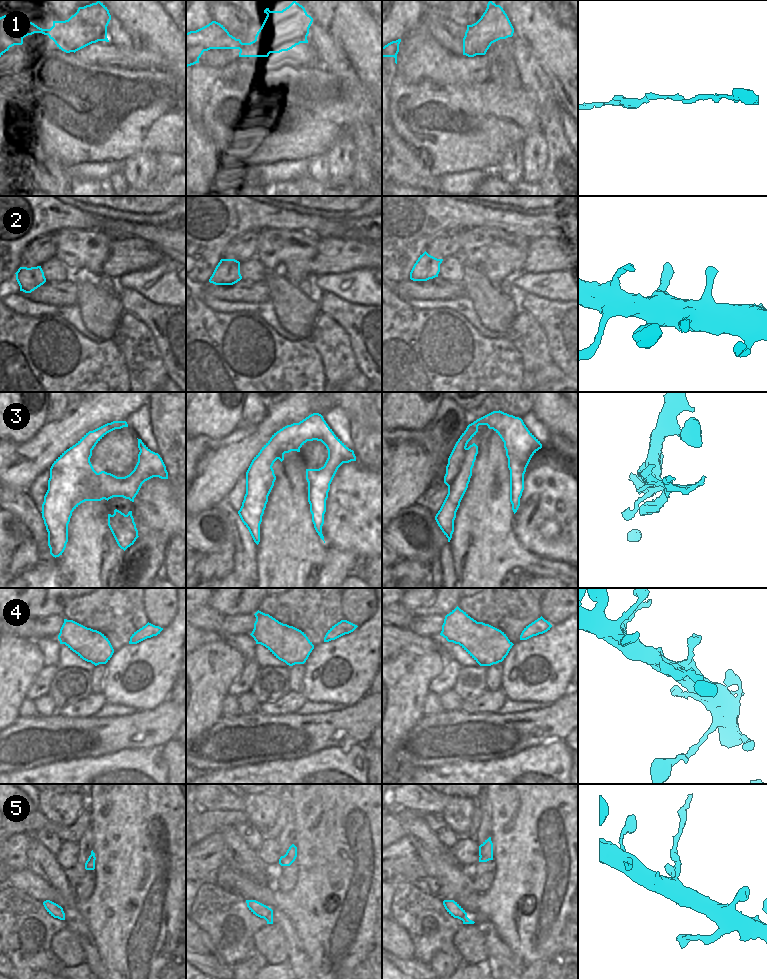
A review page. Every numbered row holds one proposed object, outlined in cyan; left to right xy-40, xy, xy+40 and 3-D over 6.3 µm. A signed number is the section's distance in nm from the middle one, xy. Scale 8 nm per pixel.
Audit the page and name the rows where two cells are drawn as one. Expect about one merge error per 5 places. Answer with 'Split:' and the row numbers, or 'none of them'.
Split: 5

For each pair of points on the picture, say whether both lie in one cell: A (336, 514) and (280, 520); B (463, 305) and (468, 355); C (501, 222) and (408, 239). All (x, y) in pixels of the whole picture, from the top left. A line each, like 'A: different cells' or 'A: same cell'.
A: different cells
B: different cells
C: same cell

